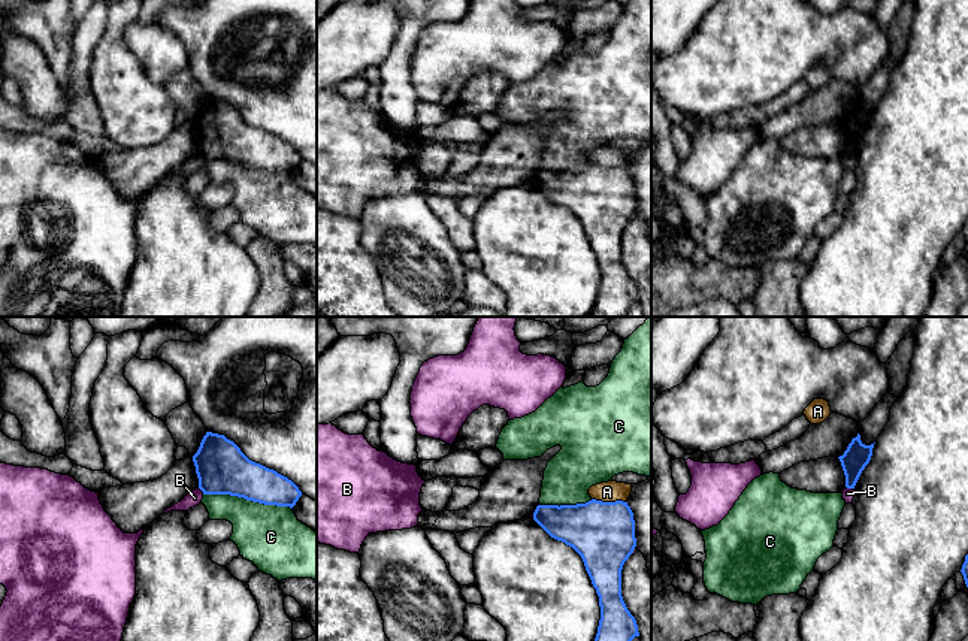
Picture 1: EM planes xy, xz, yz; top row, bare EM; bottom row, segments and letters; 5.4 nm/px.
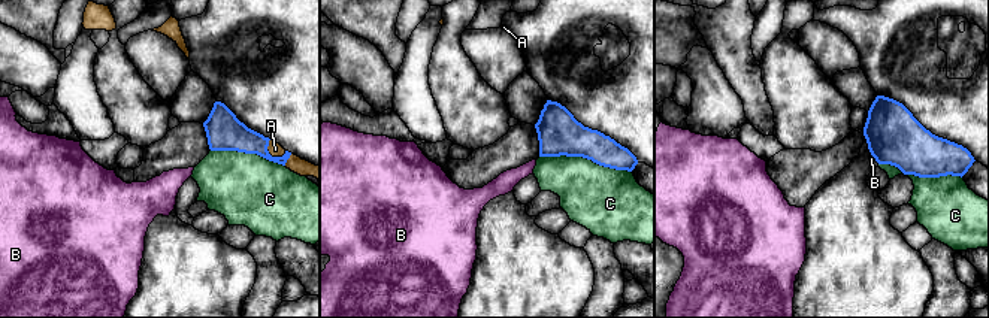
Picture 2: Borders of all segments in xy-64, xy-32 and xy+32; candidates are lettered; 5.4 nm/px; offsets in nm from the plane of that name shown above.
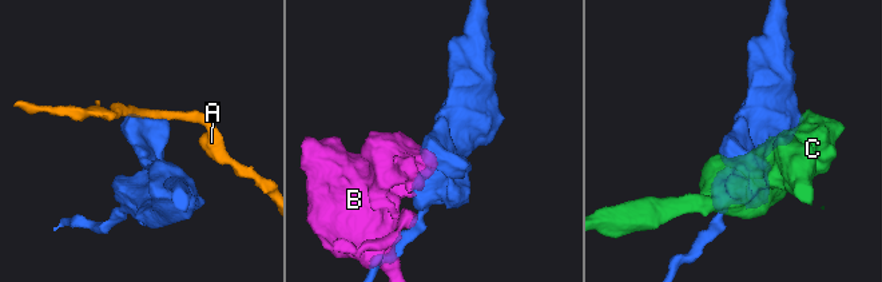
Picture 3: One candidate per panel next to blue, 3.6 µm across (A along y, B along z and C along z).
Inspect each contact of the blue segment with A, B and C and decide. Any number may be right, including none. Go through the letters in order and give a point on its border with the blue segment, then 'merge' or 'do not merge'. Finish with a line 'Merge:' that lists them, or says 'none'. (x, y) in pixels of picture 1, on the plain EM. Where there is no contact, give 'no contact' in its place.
A: meets blue in xz at (608, 168); do not merge
B: meets blue in xy at (200, 154); do not merge
C: meets blue in xy at (248, 165); do not merge
Merge: none

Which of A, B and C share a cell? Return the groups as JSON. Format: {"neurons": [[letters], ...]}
{"neurons": [["A"], ["B"], ["C"]]}

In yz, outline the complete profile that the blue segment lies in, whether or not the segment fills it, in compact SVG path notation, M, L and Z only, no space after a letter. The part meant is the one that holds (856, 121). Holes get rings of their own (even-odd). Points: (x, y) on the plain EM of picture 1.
M860 100L851 105L847 115L840 121L840 127L846 140L846 152L854 154L862 136L869 128L874 109L865 111Z

